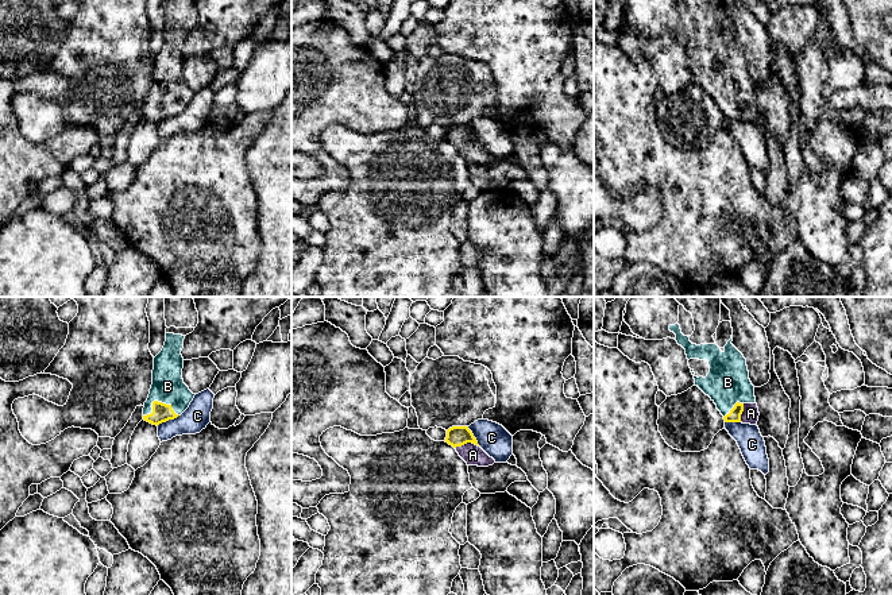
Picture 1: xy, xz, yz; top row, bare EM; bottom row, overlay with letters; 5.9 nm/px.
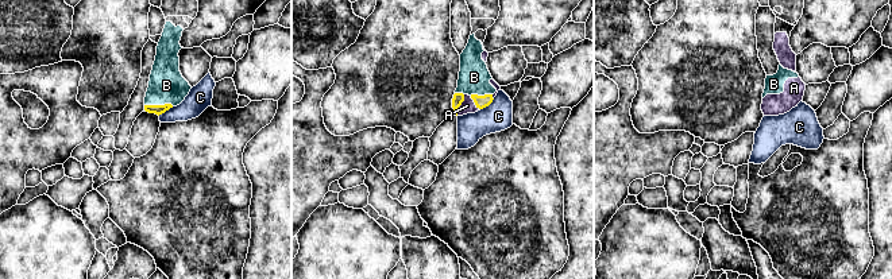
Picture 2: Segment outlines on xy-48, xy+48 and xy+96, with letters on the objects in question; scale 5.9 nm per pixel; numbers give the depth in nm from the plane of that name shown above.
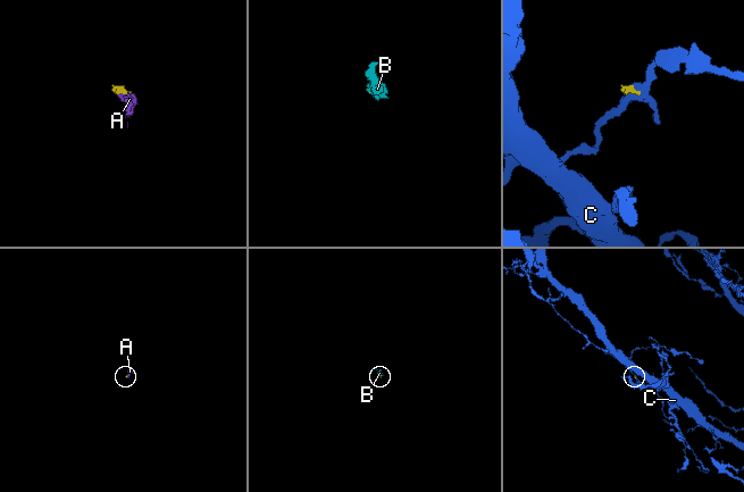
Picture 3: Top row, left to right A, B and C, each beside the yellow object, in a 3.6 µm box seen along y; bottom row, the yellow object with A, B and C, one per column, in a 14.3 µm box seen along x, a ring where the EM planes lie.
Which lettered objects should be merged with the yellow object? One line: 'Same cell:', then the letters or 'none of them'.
Same cell: A, B

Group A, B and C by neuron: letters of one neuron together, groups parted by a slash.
A B / C

